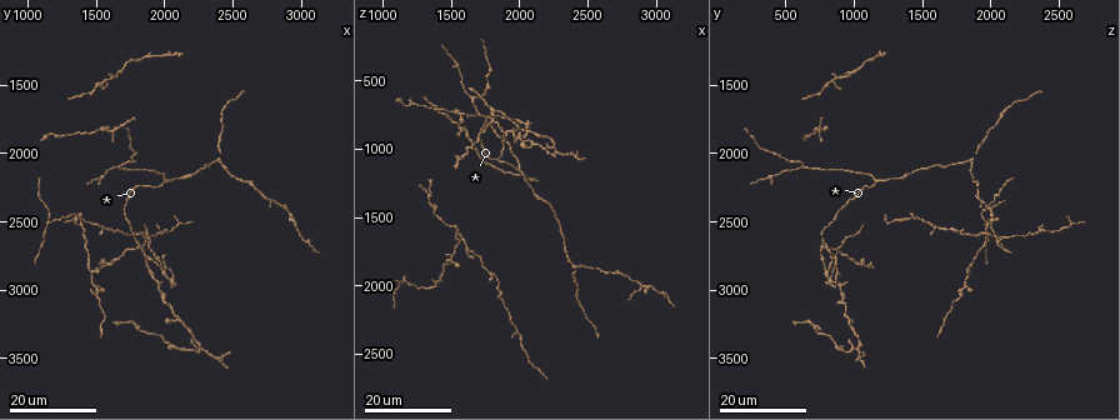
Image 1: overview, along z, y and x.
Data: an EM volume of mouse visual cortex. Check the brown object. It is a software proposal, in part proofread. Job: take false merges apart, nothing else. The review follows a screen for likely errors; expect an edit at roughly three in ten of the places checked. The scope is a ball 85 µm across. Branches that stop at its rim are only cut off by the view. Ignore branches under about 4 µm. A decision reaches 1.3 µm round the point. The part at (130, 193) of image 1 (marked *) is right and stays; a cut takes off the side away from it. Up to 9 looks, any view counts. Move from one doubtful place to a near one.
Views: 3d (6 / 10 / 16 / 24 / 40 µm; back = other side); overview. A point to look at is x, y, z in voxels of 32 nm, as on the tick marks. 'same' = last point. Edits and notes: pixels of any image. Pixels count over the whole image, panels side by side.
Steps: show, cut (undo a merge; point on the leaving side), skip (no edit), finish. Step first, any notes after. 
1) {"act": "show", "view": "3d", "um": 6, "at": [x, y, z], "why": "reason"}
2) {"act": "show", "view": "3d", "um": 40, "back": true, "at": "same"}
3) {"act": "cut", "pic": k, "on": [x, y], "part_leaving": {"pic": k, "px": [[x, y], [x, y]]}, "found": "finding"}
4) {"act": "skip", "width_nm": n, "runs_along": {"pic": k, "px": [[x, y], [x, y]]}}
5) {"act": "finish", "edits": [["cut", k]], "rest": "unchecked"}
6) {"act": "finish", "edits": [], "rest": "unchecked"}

{"act": "show", "view": "3d", "um": 24, "at": [1620, 2560, 1740], "why": "small branch off a trunk"}

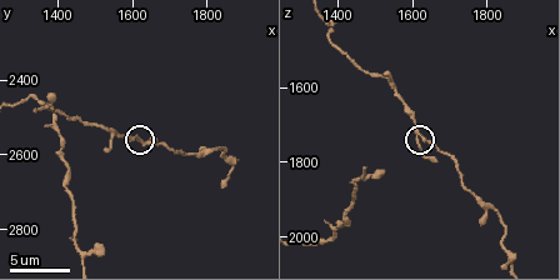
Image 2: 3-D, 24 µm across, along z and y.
{"act": "show", "view": "3d", "um": 10, "at": [1630, 2570, 1740], "why": "zoom in"}

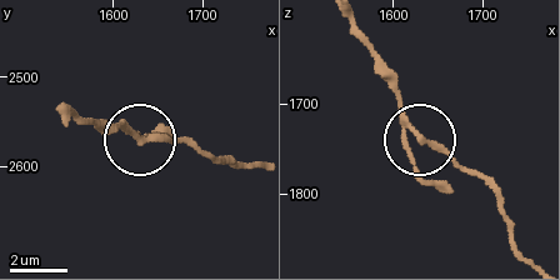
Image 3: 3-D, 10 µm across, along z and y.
{"act": "skip", "arms": 3, "runs_along": {"pic": 3, "px": [[349, 21], [409, 129], [471, 169]]}, "found": "all the same neuron"}

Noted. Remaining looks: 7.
{"act": "show", "view": "3d", "um": 24, "at": [1140, 2500, 1960], "why": "branch point"}

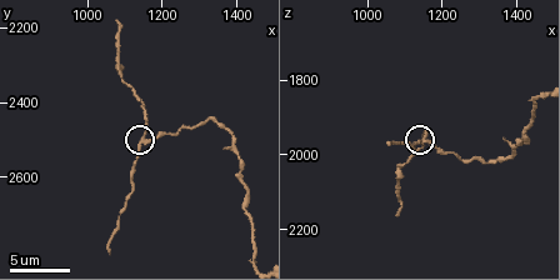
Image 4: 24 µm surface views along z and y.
{"act": "show", "view": "3d", "um": 6, "at": [1150, 2500, 1960]}

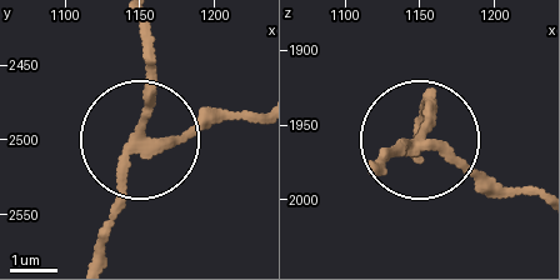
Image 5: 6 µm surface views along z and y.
{"act": "cut", "pic": 5, "on": [203, 128], "part_leaving": {"pic": 5, "px": [[149, 149], [253, 113]]}, "found": "a second neuron is stuck on"}

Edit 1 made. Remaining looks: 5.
{"act": "show", "view": "3d", "um": 16, "at": [2000, 2200, 1140], "why": "three arms meet"}

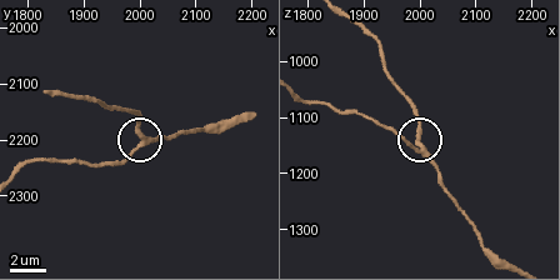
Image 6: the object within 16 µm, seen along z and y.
{"act": "show", "view": "3d", "um": 6, "at": [2010, 2195, 1150]}

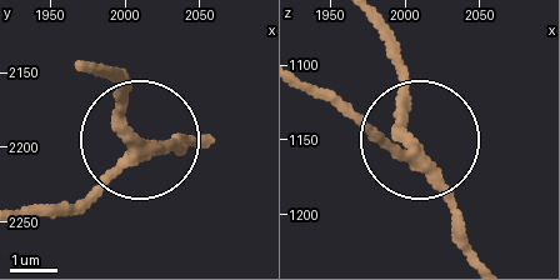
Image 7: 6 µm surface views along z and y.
{"act": "skip", "side_arm_um": 67, "runs_along": {"pic": 7, "px": [[20, 210], [68, 205], [115, 174], [139, 138], [195, 138]]}, "found": "one neuron here"}

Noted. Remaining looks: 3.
{"act": "show", "view": "3d", "um": 24, "at": [2000, 2560, 2360], "why": "calibre changes"}

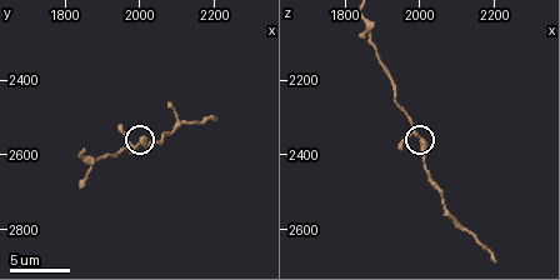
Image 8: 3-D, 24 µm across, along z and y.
{"act": "show", "view": "3d", "um": 6, "at": [1990, 2580, 2340], "why": "zoom in"}

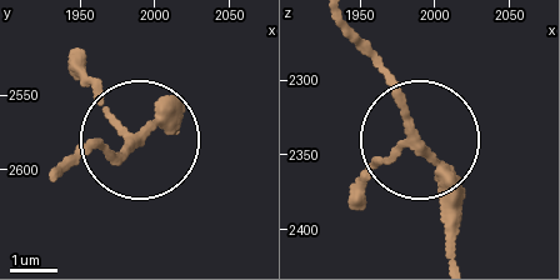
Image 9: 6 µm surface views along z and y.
{"act": "skip", "runs_along": {"pic": 9, "px": [[341, 26], [398, 98], [458, 225]]}, "found": "one neuron here"}

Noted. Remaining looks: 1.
{"act": "finish", "edits": [["cut", 5]], "rest": "unchecked"}

